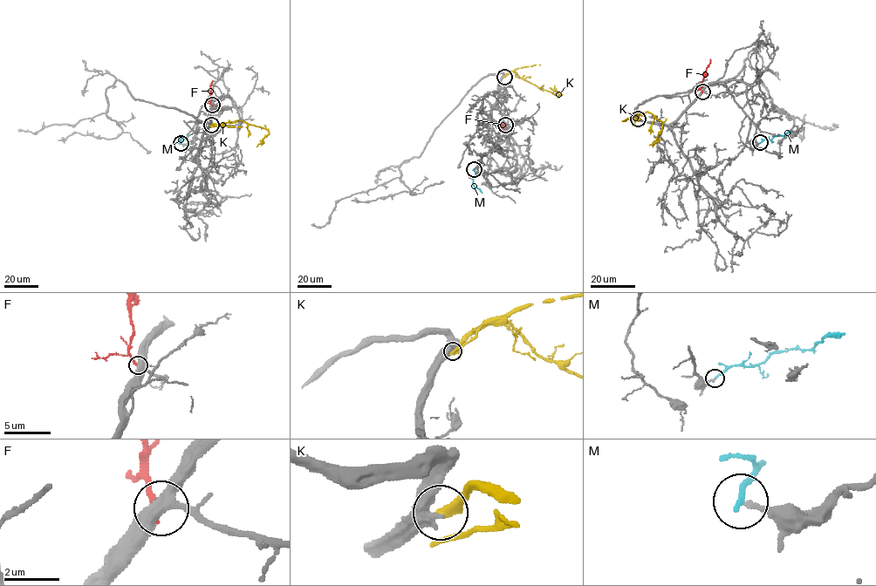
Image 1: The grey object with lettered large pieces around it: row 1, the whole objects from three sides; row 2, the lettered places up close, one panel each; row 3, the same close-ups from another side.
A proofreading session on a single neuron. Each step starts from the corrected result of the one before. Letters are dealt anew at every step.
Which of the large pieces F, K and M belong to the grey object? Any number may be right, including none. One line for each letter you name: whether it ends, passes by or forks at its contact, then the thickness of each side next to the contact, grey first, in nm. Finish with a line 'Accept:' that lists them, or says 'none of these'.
Accept: none of these

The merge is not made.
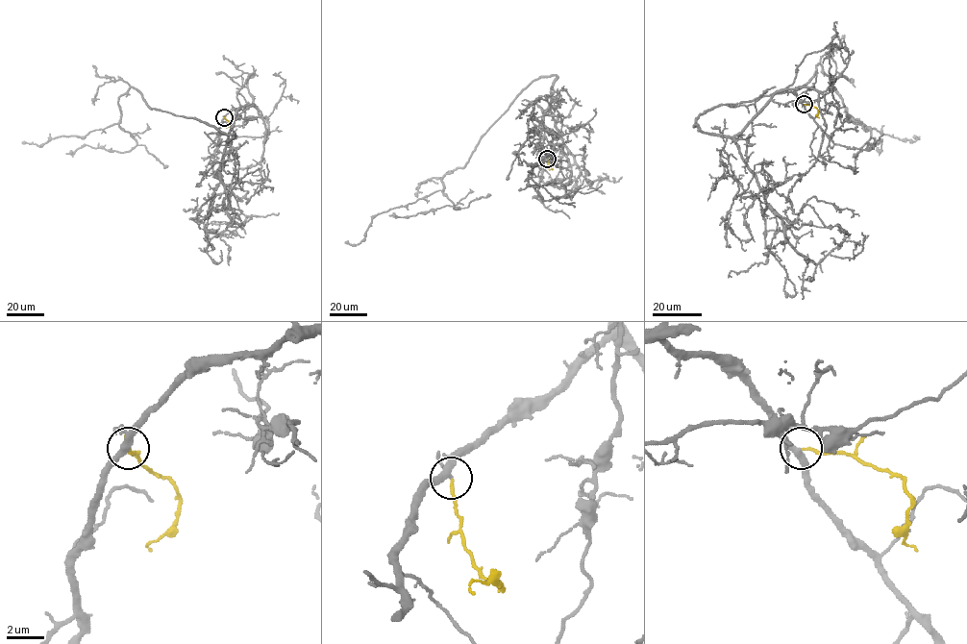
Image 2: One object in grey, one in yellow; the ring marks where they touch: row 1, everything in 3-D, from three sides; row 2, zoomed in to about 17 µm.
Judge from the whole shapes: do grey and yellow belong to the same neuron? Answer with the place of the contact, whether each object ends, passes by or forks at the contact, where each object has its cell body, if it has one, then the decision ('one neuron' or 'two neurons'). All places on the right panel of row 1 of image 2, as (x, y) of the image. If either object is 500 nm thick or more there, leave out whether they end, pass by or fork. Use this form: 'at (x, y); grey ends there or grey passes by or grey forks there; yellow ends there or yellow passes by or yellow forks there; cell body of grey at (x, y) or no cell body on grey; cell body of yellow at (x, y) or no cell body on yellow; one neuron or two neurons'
at (804, 104); grey passes by; yellow ends there; no cell body on grey; no cell body on yellow; one neuron

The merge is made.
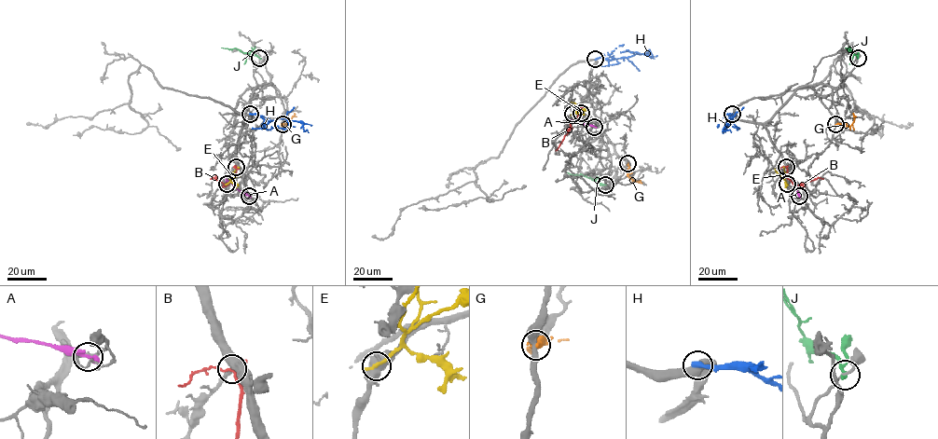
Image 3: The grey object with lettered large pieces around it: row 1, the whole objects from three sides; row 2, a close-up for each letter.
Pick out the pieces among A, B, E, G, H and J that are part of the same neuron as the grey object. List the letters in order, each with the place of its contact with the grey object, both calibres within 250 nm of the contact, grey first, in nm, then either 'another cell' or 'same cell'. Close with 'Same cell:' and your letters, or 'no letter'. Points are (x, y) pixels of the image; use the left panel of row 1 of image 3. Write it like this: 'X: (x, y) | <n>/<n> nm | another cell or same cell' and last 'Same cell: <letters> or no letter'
A: (249, 196) | 200/380 nm | another cell
B: (236, 167) | 360/180 nm | another cell
E: (227, 184) | 550/240 nm | another cell
G: (282, 124) | 420/550 nm | another cell
H: (250, 114) | 480/420 nm | another cell
J: (259, 58) | 190/280 nm | another cell
Same cell: no letter

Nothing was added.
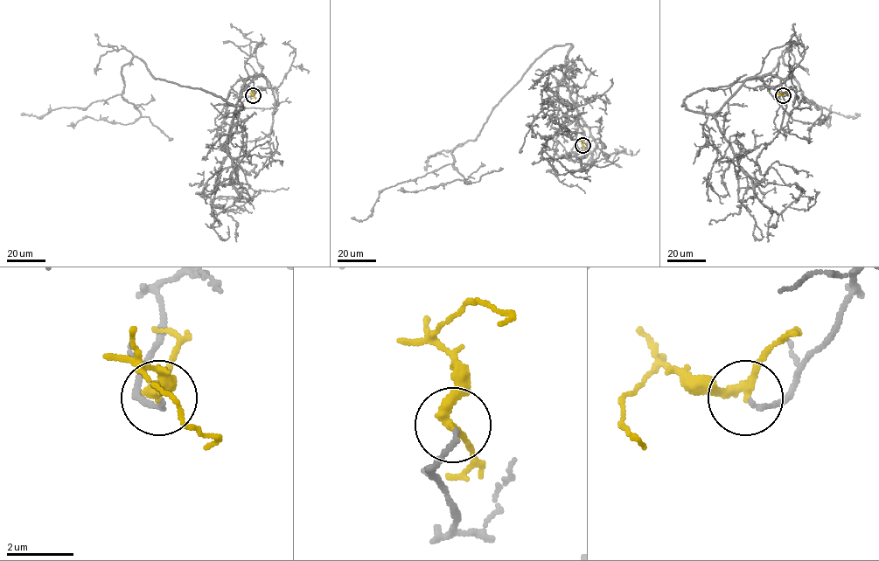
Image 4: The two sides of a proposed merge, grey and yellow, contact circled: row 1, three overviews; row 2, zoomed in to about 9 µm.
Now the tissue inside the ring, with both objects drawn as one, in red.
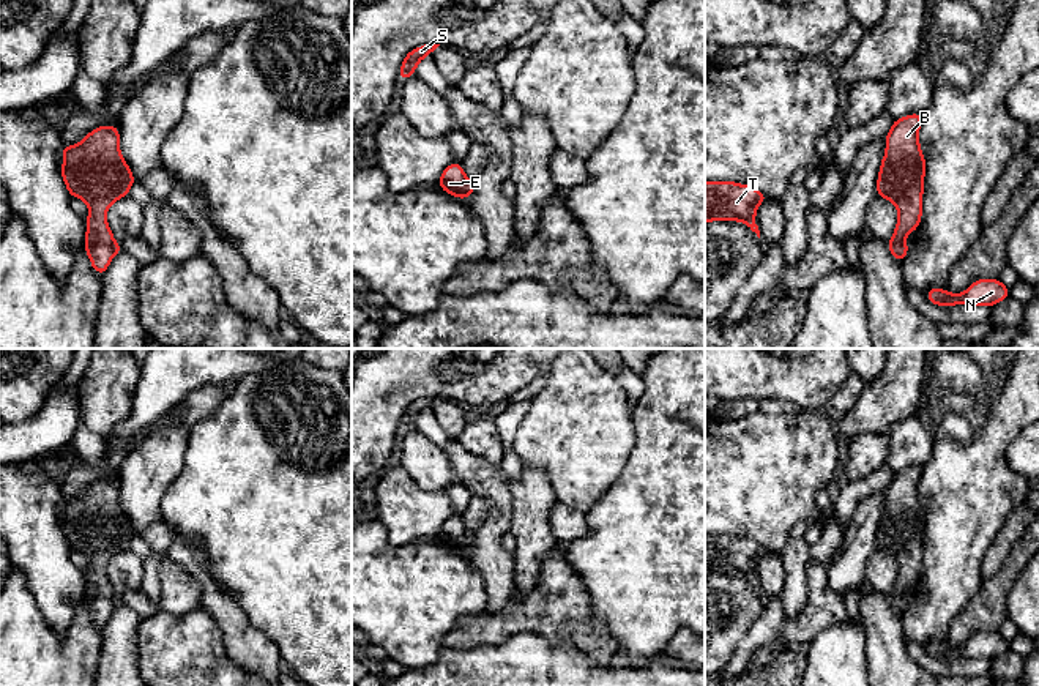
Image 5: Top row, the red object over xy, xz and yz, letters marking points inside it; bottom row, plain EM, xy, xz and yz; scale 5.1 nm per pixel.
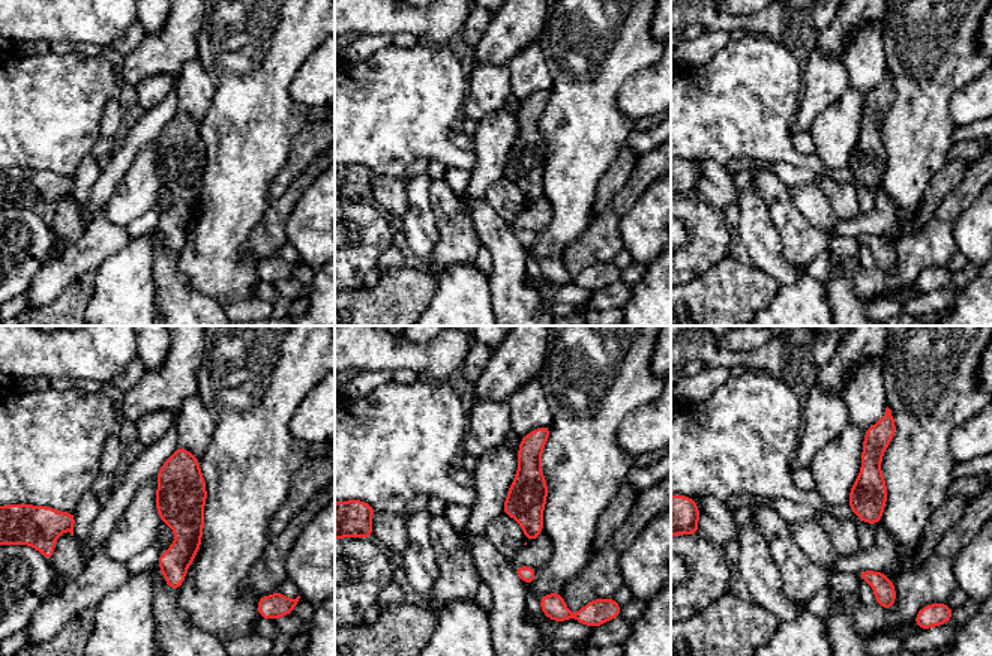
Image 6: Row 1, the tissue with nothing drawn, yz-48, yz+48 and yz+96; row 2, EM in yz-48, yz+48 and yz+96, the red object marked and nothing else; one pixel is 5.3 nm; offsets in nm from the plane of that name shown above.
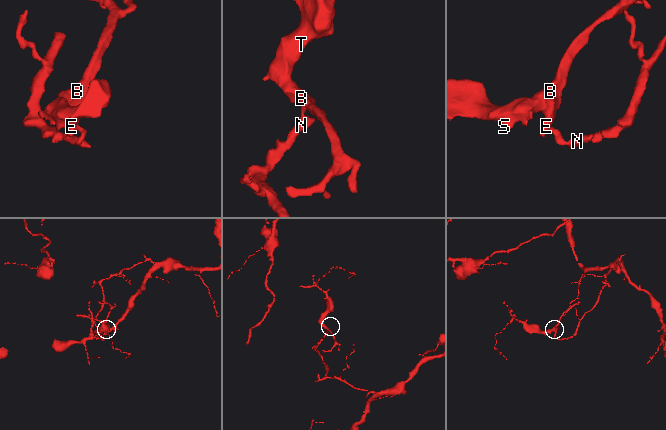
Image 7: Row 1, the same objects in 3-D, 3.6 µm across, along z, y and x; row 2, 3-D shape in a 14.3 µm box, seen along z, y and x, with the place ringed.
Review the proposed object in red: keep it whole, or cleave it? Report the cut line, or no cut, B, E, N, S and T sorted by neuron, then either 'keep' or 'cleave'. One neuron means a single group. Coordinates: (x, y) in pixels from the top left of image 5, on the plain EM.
cut yz (904, 595), (888, 600); groups B E S T / N; cleave

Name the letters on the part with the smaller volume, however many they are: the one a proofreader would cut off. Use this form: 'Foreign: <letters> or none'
Foreign: B, E, S, T

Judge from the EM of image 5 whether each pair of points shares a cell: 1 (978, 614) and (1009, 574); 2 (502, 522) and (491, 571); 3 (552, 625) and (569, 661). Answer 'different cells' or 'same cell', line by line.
1: same cell
2: same cell
3: different cells

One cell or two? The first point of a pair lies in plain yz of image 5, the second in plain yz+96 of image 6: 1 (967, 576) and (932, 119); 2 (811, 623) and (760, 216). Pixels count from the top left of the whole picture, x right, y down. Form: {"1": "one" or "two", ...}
{"1": "one", "2": "two"}

